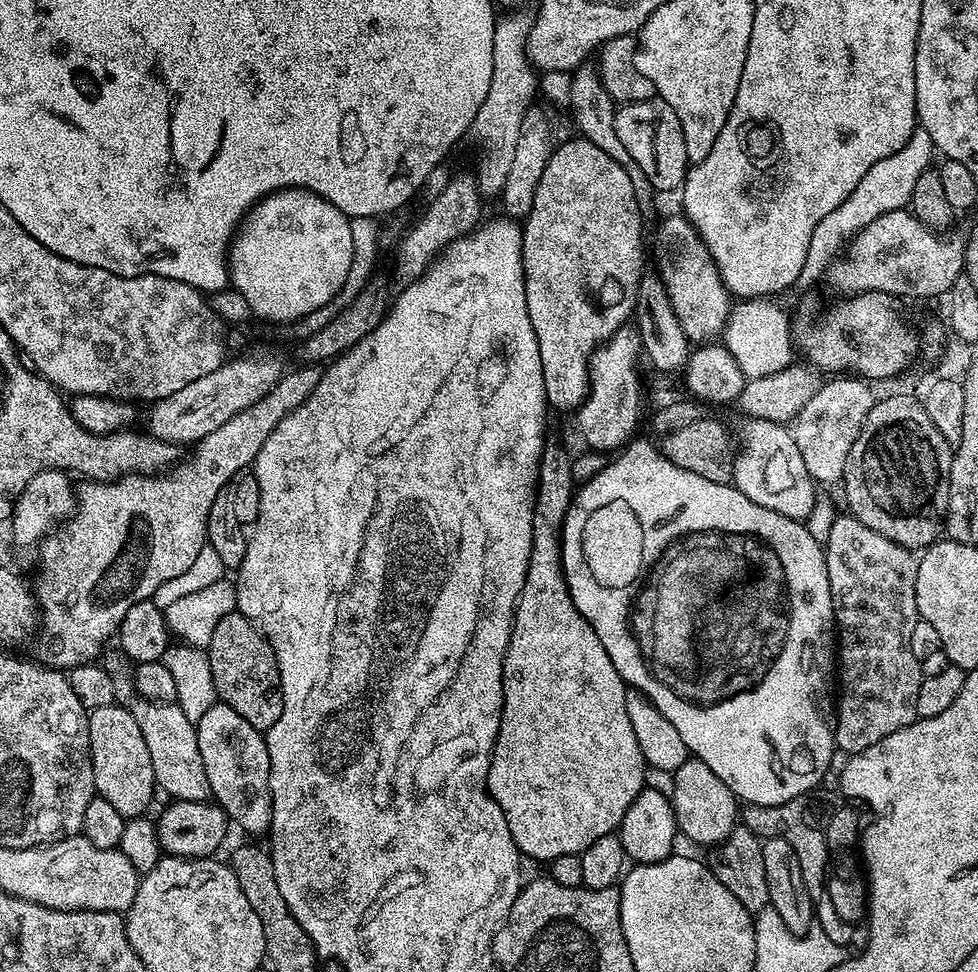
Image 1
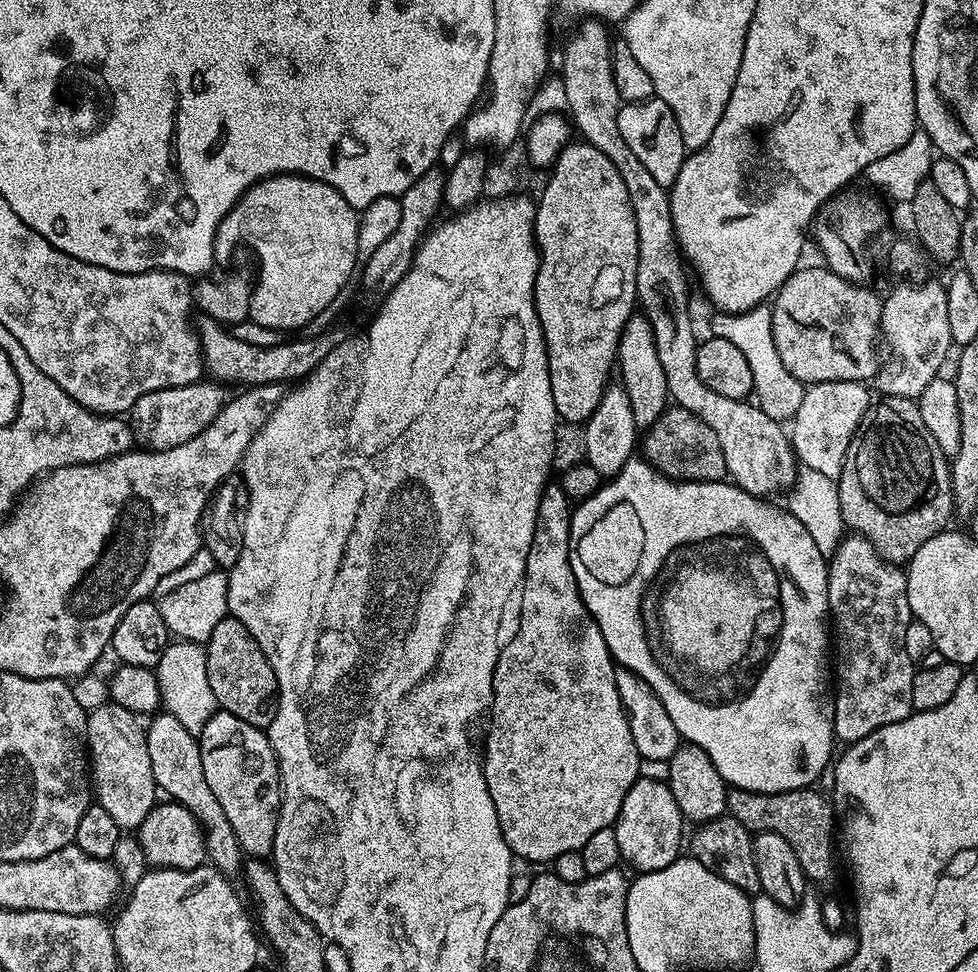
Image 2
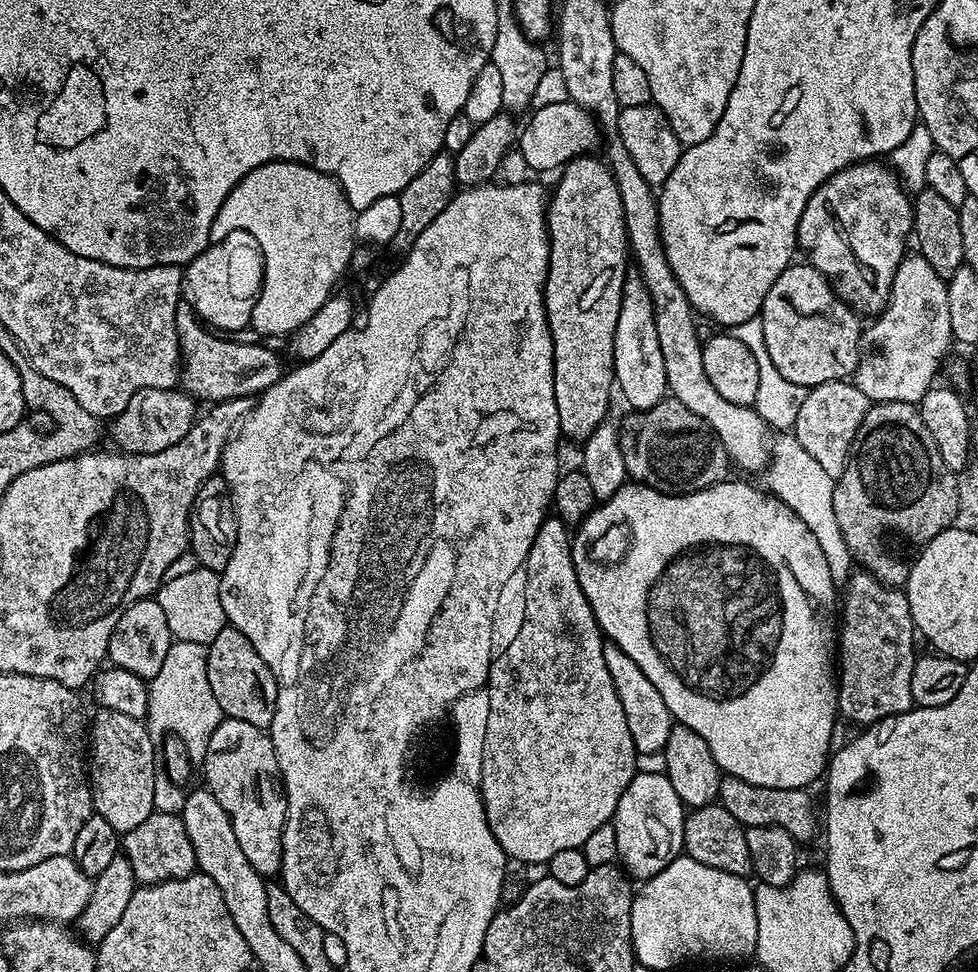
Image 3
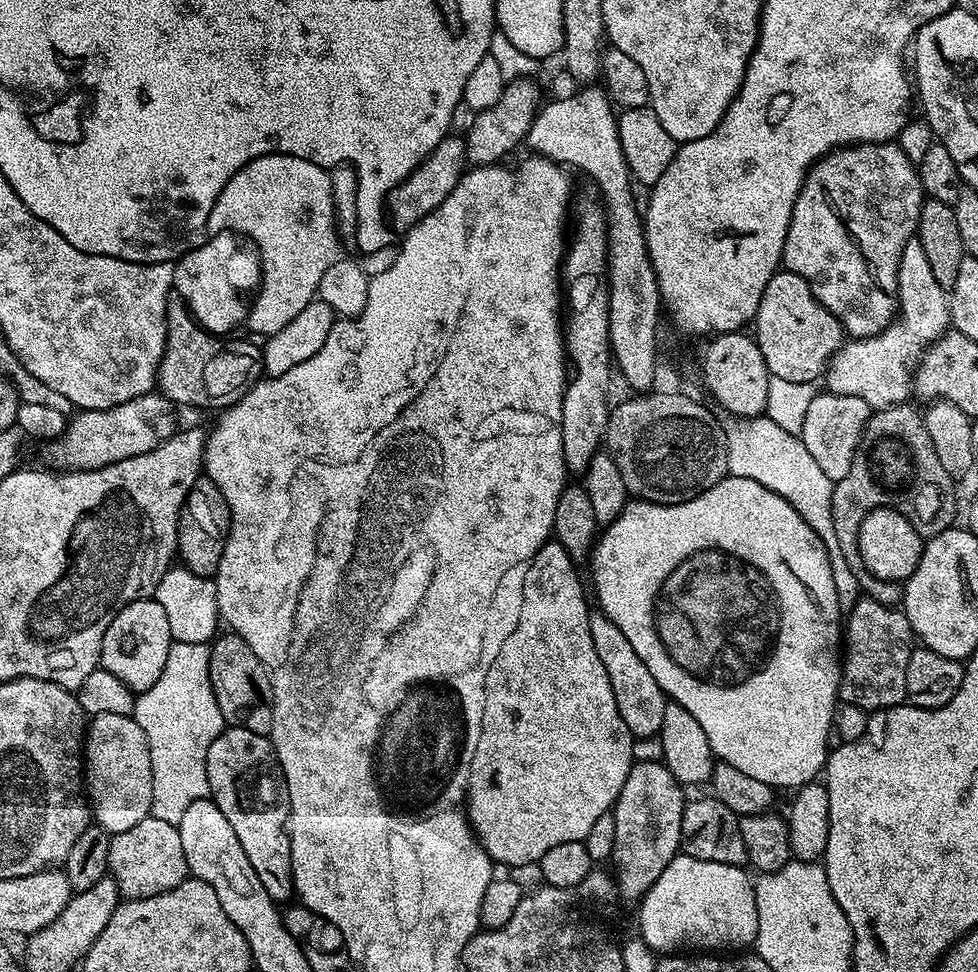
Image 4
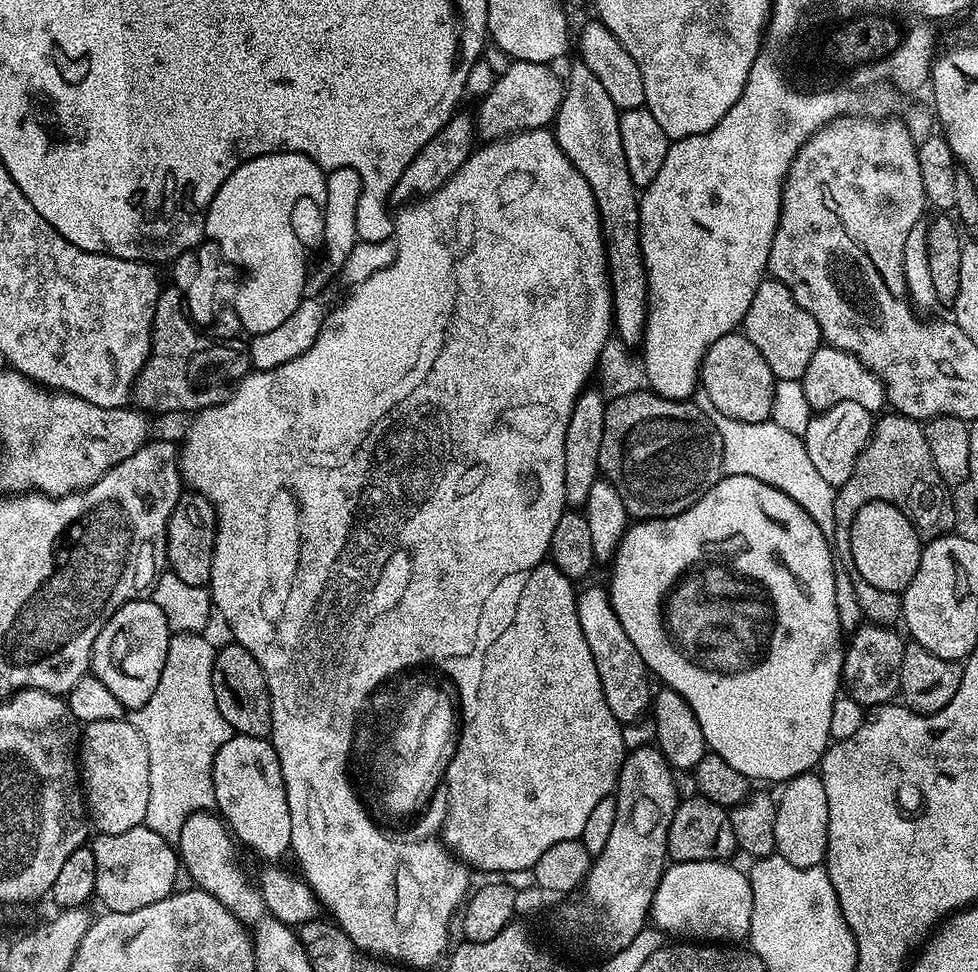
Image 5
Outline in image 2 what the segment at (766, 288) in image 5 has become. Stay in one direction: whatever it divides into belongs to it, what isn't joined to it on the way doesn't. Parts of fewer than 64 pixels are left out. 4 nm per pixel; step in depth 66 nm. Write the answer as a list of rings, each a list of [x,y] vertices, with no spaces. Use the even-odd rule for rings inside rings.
[[[801,266],[771,301],[774,345],[785,370],[805,386],[839,380],[868,382],[878,371],[876,340],[881,339],[881,293],[852,284],[827,266]]]

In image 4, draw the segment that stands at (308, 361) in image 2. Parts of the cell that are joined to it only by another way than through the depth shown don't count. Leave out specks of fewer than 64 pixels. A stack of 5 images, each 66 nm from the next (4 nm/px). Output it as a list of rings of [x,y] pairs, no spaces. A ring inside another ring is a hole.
[[[173,294],[168,300],[168,337],[160,363],[159,395],[171,400],[177,406],[185,404],[188,408],[227,410],[230,405],[238,403],[251,388],[259,385],[265,375],[262,348],[259,343],[251,344],[248,340],[232,340],[229,344],[223,342],[225,341],[219,335],[212,335],[200,327],[184,304],[184,300]]]

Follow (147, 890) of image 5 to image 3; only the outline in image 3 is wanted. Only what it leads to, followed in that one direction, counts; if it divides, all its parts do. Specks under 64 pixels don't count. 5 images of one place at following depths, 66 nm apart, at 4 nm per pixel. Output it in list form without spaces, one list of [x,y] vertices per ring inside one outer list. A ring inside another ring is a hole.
[[[153,810],[142,826],[123,833],[122,854],[130,862],[137,885],[140,886],[161,884],[167,880],[185,880],[197,871],[194,846],[190,846],[190,834],[186,834],[184,817],[175,812]]]

